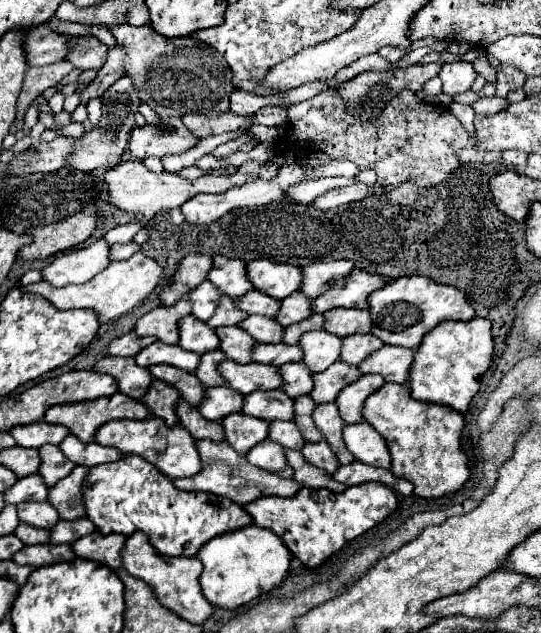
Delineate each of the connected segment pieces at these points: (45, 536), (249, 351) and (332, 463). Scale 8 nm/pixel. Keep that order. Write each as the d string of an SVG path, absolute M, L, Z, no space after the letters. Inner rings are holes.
M21 523L15 529L15 535L25 543L25 545L37 545L37 543L49 543L49 531L39 529L39 527L29 527L27 523Z
M217 327L215 329L219 341L221 341L221 351L225 353L227 359L235 363L249 363L253 355L253 337L243 331L241 327Z
M327 441L305 443L305 447L301 449L301 453L303 453L303 457L305 457L309 463L313 463L315 467L327 471L329 475L331 475L333 471L337 471L337 467L339 467L339 461L337 461L337 457L333 455L333 451L331 451L331 447L327 445Z

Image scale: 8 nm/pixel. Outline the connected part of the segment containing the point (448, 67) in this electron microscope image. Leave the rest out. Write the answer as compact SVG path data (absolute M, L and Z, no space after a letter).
M457 61L457 63L445 63L439 77L443 81L443 93L455 97L471 89L473 81L477 79L477 71L473 69L471 63Z

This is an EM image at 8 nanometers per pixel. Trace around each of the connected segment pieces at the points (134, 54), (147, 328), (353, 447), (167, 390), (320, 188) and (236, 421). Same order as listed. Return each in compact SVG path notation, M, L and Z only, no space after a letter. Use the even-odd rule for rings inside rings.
M119 25L111 29L117 43L127 47L125 75L133 79L137 95L161 119L183 117L187 113L219 115L229 109L229 95L235 91L231 67L223 55L195 37L163 37L151 25Z
M181 299L173 307L157 307L149 313L145 313L137 325L135 333L145 337L145 335L155 335L159 341L175 345L179 341L179 319L191 313L191 303L189 299Z
M355 423L343 427L343 439L347 449L355 455L357 461L373 465L373 467L391 467L391 455L381 439L381 435L369 423Z
M153 379L149 391L143 397L143 403L149 407L149 411L161 419L165 419L165 423L169 427L177 425L177 401L179 401L179 393L175 391L175 387L169 387L169 383L163 383L159 379Z
M321 177L317 181L305 181L297 187L291 187L287 193L287 199L297 199L299 203L313 203L313 199L317 199L319 195L323 195L325 191L343 187L343 185L351 185L355 183L355 177Z
M241 413L227 415L221 425L225 429L227 443L241 455L245 455L251 447L255 447L257 443L267 439L267 431L269 431L267 421L249 417L249 415L241 415Z

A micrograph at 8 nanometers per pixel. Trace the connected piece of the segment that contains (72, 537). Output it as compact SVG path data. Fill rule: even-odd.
M59 519L57 525L51 529L51 543L73 543L83 535L89 535L95 531L95 525L91 519L77 519L77 521L67 521Z

